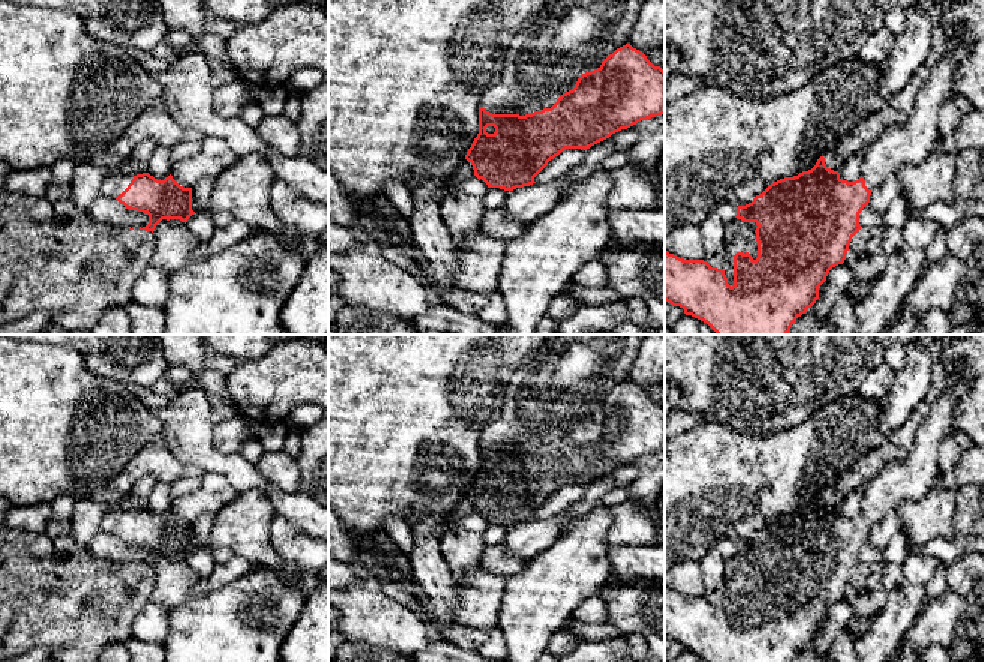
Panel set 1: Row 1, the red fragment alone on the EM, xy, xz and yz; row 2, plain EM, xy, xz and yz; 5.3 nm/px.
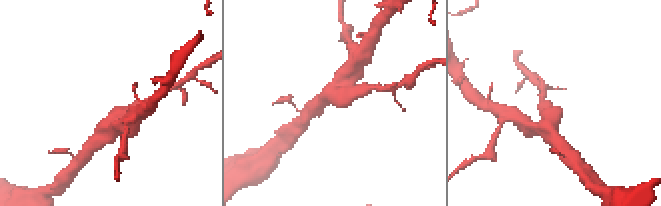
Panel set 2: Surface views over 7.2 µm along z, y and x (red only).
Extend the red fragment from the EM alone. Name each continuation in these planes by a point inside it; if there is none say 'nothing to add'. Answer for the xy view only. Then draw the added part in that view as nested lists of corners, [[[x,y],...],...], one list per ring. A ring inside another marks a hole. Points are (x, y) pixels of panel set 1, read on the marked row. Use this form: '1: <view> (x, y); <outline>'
1: xy (116, 180); [[[130,158],[120,167],[106,168],[102,194],[116,198],[128,188],[136,174],[140,173],[132,167]]]

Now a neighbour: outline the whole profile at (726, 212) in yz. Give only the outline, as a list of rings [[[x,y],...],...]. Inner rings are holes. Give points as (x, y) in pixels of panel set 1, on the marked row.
[[[722,201],[717,206],[716,213],[722,219],[722,222],[724,225],[728,225],[729,222],[732,222],[735,219],[736,207],[734,204],[730,204],[729,201]]]

